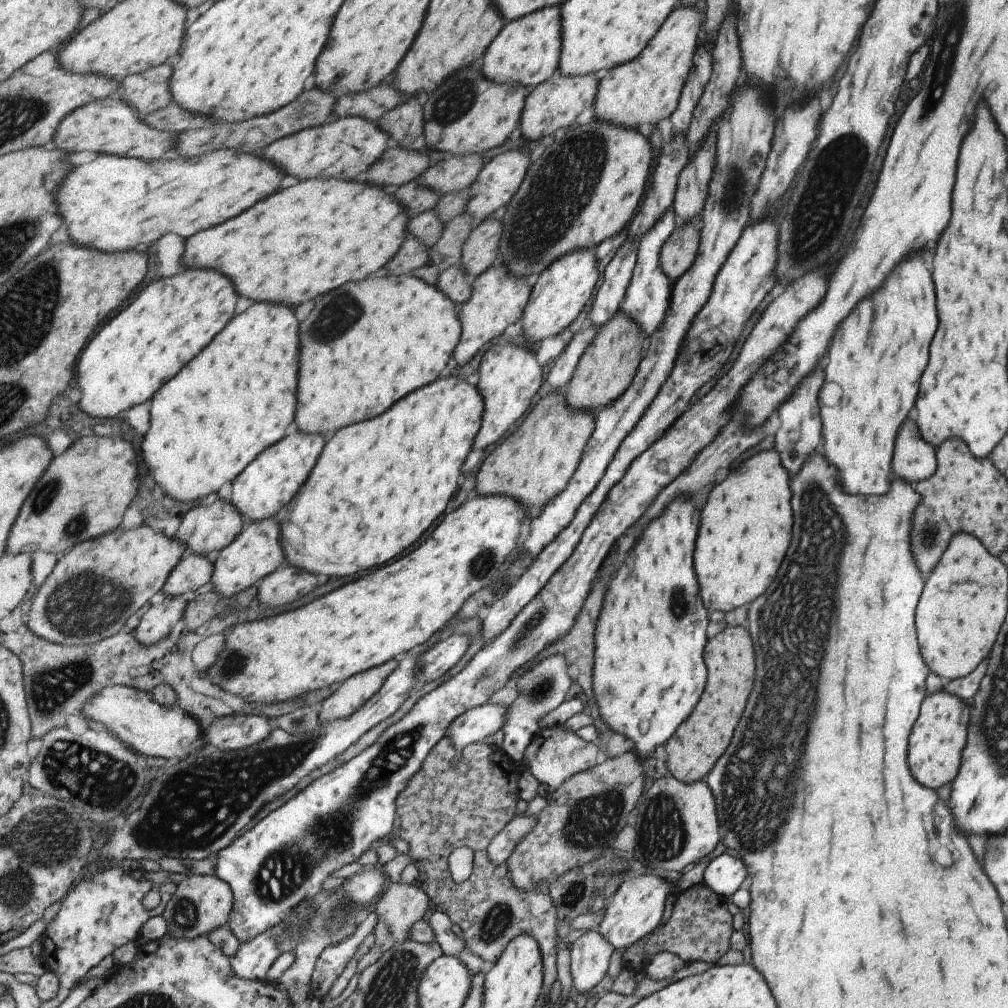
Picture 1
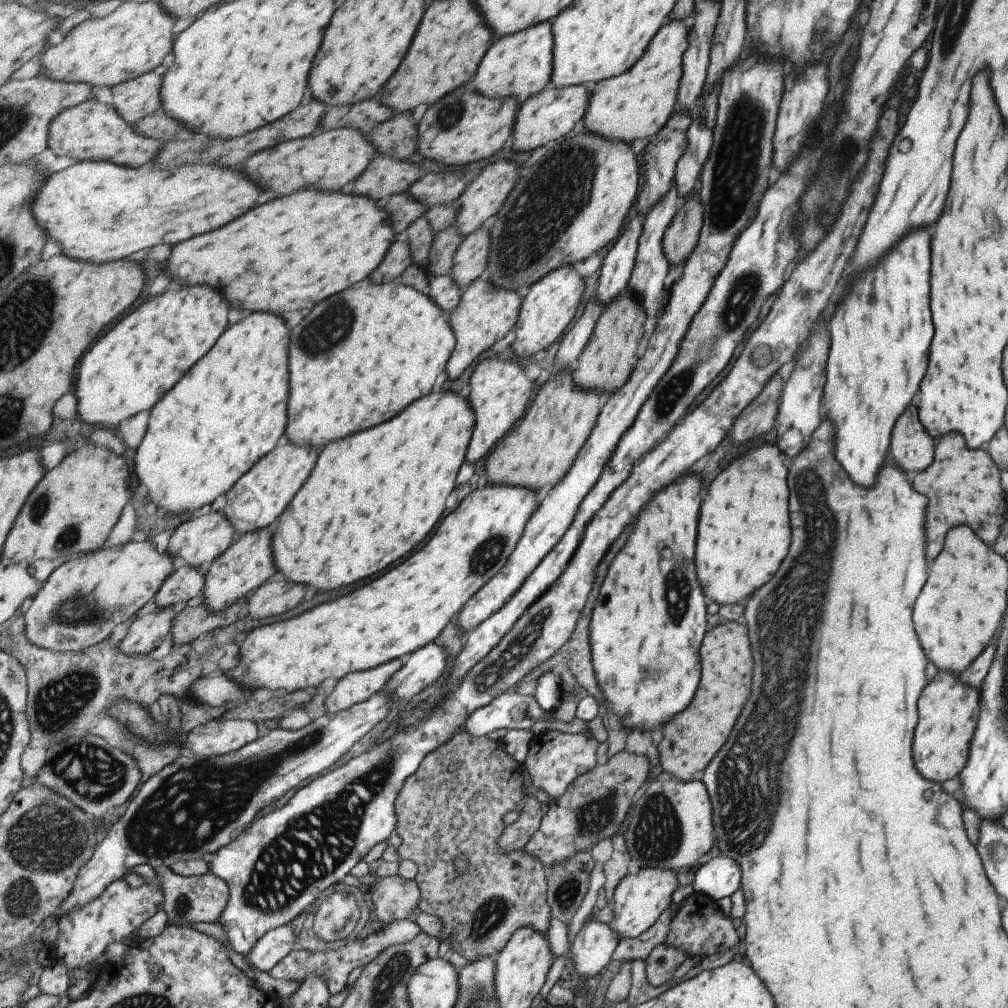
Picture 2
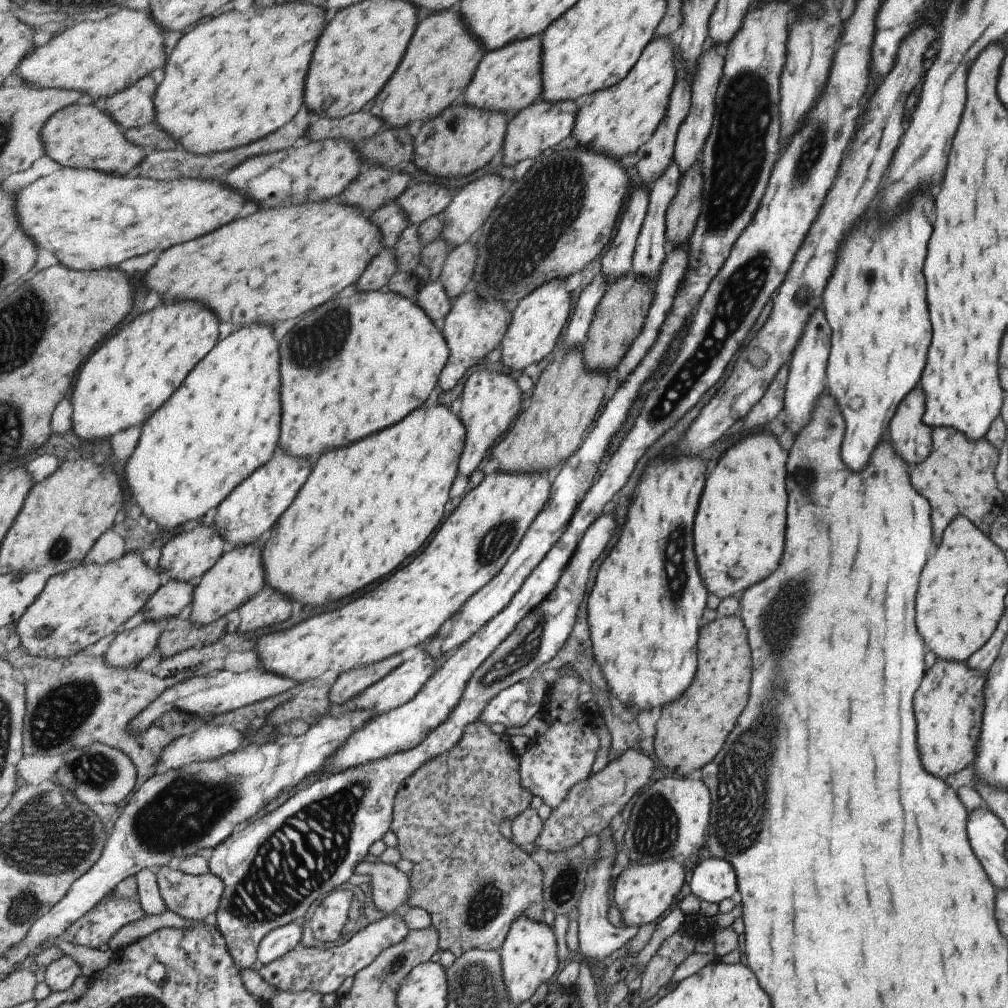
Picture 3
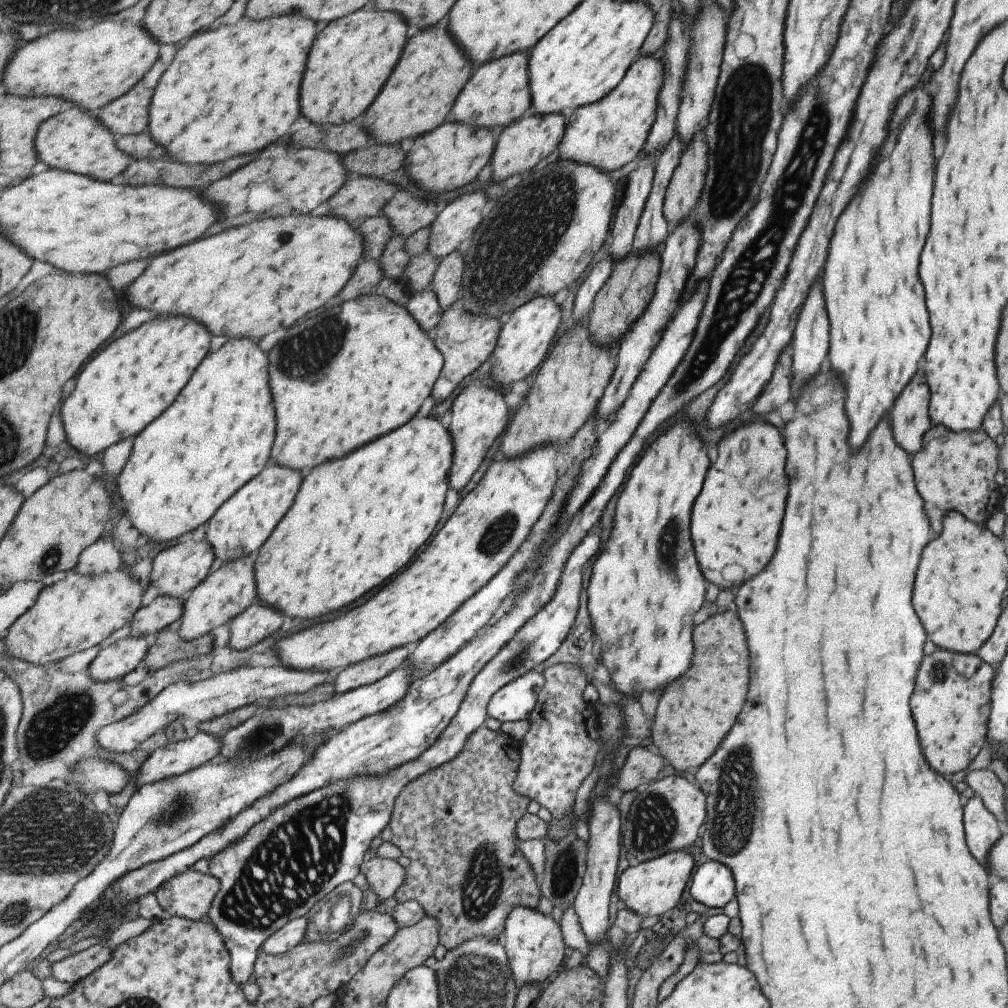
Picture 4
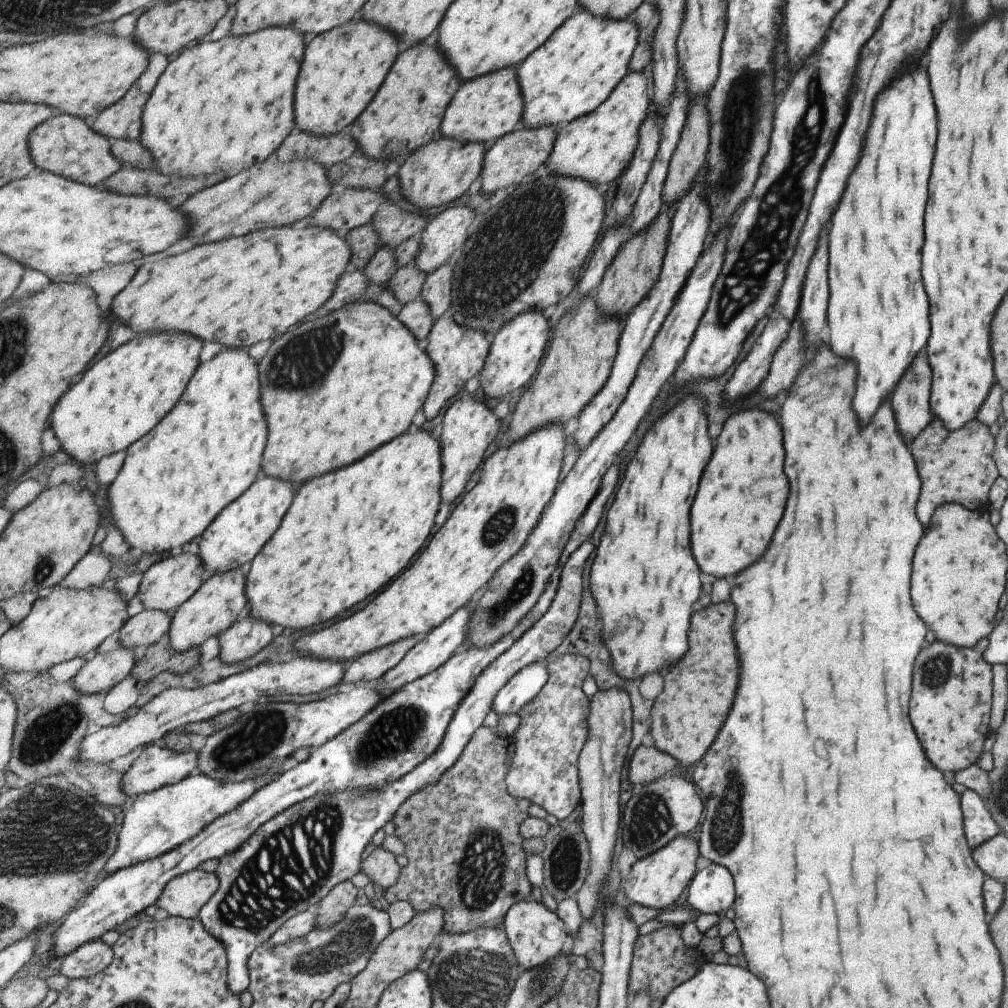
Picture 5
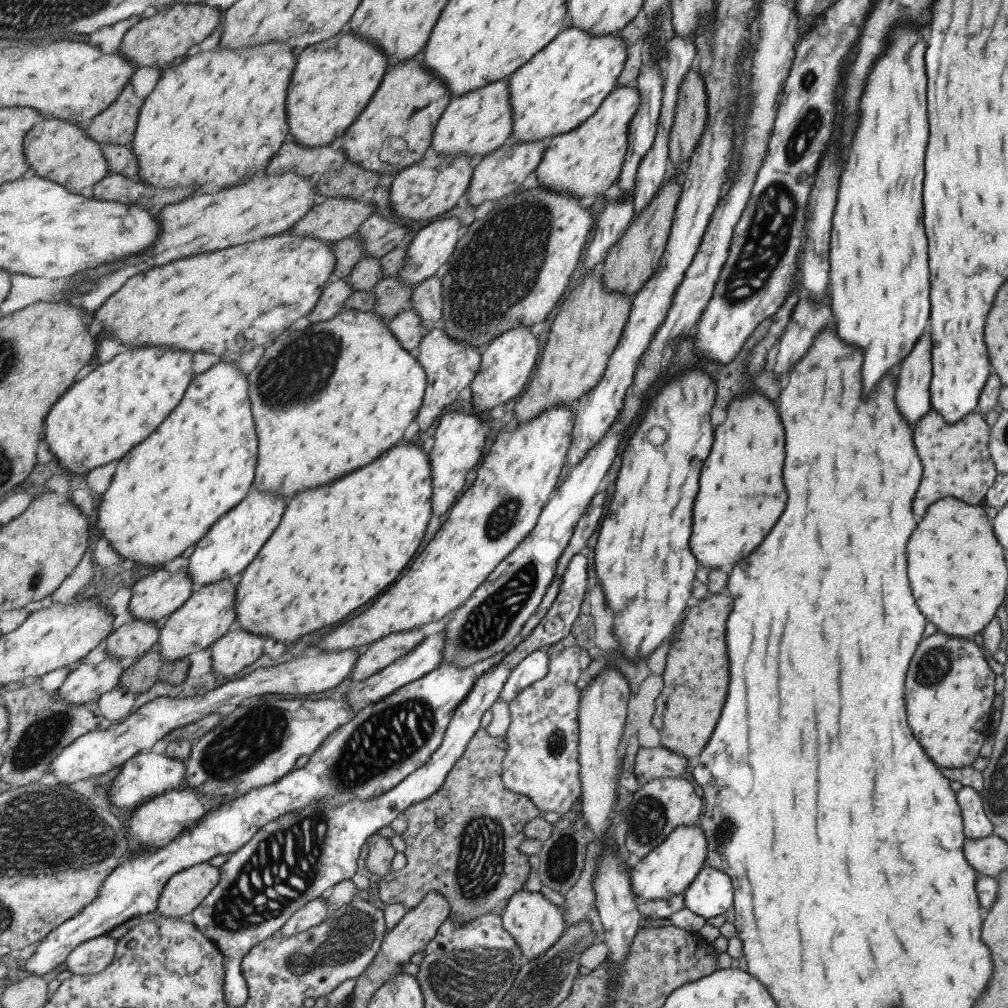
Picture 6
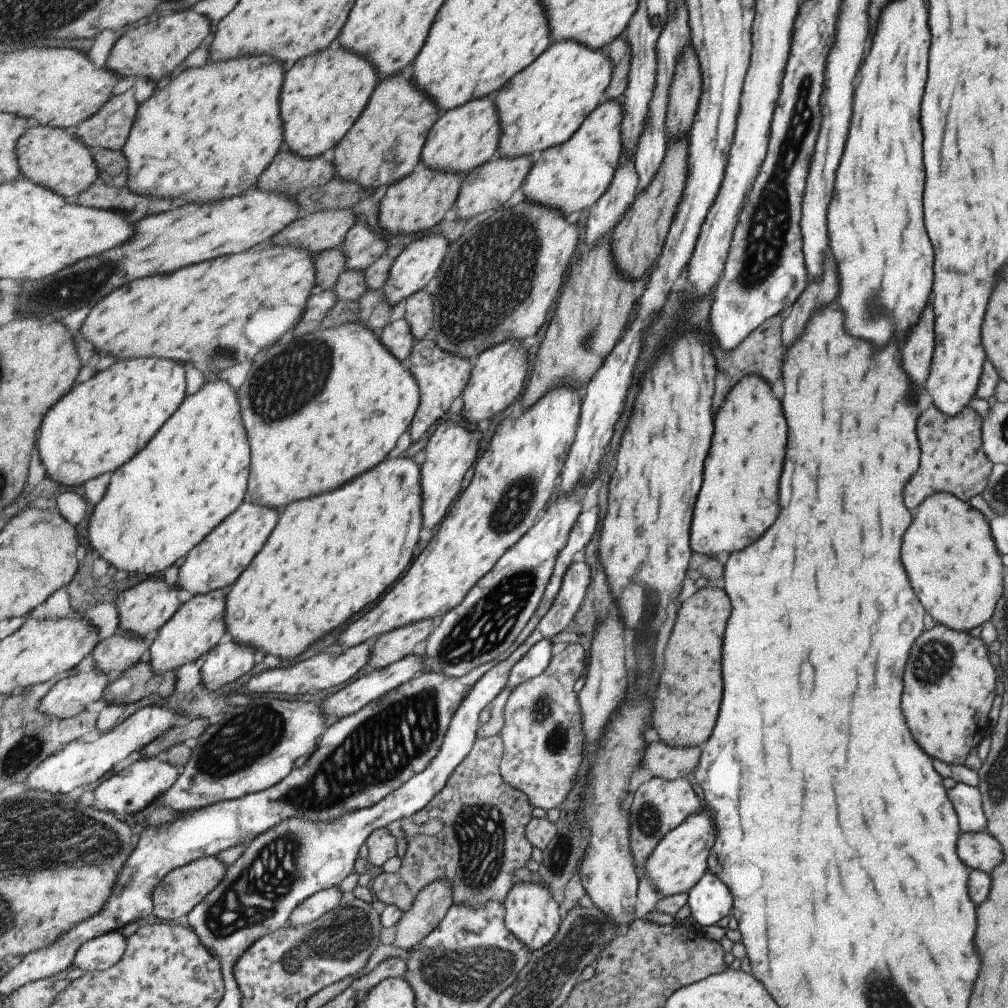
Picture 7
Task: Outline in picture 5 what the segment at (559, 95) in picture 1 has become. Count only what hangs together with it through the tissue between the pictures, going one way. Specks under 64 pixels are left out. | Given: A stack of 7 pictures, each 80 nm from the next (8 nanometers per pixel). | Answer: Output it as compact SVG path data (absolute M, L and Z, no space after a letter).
M519 127L499 140L486 152L480 174L482 194L497 194L503 188L517 187L527 181L534 172L541 168L541 164L547 163L547 158L550 157L551 151L554 149L557 133L555 127L543 127L542 129Z

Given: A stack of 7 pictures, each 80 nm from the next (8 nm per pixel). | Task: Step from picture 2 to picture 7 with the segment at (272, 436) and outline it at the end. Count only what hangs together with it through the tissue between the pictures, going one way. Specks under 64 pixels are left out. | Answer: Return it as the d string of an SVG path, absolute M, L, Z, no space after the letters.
M219 376L207 382L197 394L187 396L187 402L175 412L175 418L159 430L155 442L151 442L135 462L129 462L119 474L113 474L107 494L95 506L89 522L90 550L97 550L101 558L111 562L117 570L139 576L160 576L164 570L187 558L195 546L239 510L247 500L251 478L251 448L241 422L239 398L239 389L220 380Z

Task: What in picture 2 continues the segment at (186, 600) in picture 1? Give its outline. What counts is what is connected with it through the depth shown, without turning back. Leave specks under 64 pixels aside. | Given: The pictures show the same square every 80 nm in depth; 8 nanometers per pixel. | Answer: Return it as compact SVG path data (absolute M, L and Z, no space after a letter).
M155 608L150 614L137 619L130 624L128 633L120 641L120 651L135 657L147 655L159 648L167 634L171 633L174 621L174 608L169 610Z

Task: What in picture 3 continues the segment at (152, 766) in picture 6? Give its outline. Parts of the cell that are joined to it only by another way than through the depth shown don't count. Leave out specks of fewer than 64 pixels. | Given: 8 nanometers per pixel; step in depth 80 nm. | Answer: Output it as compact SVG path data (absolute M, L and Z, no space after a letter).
M230 725L207 726L175 738L163 749L160 761L156 764L156 774L175 770L192 762L214 761L226 754L237 752L245 738L238 728Z

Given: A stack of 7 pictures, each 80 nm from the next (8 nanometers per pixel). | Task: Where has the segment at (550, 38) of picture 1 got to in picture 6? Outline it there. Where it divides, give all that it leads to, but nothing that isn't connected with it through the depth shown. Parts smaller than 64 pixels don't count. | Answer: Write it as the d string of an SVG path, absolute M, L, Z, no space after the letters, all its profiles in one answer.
M506 79L454 97L435 129L432 149L449 156L469 156L476 163L503 148L511 142L515 128L515 106L511 96L510 82Z

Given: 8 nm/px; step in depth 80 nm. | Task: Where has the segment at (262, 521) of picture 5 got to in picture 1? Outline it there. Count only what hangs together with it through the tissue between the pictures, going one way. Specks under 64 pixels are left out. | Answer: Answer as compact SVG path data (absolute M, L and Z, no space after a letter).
M294 422L282 441L264 450L247 466L238 481L232 483L230 495L230 502L243 515L244 530L257 521L274 518L298 496L299 490L318 464L325 446L323 435L302 433Z

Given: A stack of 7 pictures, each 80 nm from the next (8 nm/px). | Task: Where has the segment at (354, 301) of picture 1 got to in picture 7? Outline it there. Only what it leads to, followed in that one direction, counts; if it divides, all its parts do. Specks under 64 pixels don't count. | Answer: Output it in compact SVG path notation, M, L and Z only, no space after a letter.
M361 320L351 322L347 326L341 326L337 330L329 330L323 328L311 332L311 334L303 334L303 336L294 336L285 343L278 343L269 346L253 361L253 368L247 381L239 389L239 400L241 400L241 410L243 410L243 424L247 434L251 436L251 452L253 452L253 462L251 462L251 480L248 490L248 497L253 500L253 504L259 506L269 506L269 508L286 508L295 500L305 500L311 496L319 496L331 490L341 488L343 484L347 484L349 480L361 476L363 472L375 468L377 464L381 464L389 452L397 446L399 438L410 429L415 420L415 416L419 411L421 404L421 388L419 388L419 380L417 376L411 372L411 368L403 360L399 360L393 352L389 352L389 348L385 348L379 340L381 336L369 328L363 326Z

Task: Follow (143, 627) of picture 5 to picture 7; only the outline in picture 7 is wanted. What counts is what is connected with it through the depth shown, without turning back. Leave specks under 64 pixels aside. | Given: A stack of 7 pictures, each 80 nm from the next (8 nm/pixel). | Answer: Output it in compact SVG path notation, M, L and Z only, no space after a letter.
M121 630L108 640L101 641L92 653L96 668L103 670L111 681L117 680L140 662L147 646L144 639Z

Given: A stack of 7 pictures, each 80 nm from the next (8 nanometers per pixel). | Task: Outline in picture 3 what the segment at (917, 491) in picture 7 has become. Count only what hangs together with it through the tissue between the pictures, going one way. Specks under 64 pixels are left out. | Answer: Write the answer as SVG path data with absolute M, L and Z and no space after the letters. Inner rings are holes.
M935 428L931 432L931 462L929 456L911 470L911 486L927 498L931 506L931 540L939 544L941 532L955 515L961 515L988 536L988 529L999 512L1005 512L1006 496L997 489L993 470L998 450L985 438L970 441L951 428ZM931 476L931 478L929 478ZM931 480L931 482L929 482Z

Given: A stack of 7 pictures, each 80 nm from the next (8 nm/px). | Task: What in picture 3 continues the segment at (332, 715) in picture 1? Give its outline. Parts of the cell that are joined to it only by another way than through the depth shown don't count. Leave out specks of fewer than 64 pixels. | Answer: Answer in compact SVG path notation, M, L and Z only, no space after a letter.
M396 654L375 664L355 667L350 671L337 675L331 686L329 700L333 705L342 705L344 702L356 697L366 688L383 680L390 672L399 668L405 662L403 654Z

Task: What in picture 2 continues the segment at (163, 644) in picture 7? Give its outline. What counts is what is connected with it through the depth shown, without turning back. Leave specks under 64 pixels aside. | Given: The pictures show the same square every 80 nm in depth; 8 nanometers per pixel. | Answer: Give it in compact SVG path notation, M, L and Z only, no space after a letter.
M270 528L236 539L230 548L205 570L206 585L202 590L204 606L213 613L221 613L237 600L247 599L268 580L278 577L278 568L274 562L273 531Z

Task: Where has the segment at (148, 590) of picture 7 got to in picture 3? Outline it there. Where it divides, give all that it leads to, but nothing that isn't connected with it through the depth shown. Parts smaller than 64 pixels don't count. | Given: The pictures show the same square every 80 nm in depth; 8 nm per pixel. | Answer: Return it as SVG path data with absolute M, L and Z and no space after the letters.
M214 524L189 528L183 534L171 539L162 547L158 568L160 572L167 572L170 580L183 581L197 586L199 580L210 572L219 559L230 549L228 542L219 534Z

